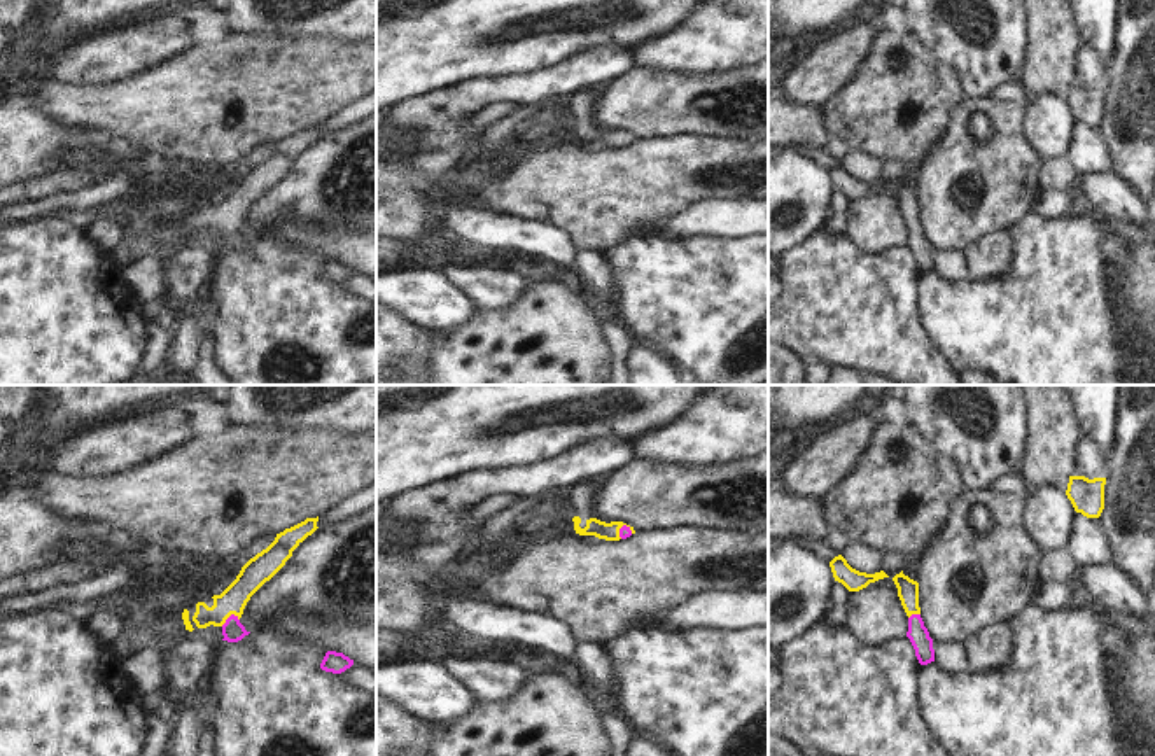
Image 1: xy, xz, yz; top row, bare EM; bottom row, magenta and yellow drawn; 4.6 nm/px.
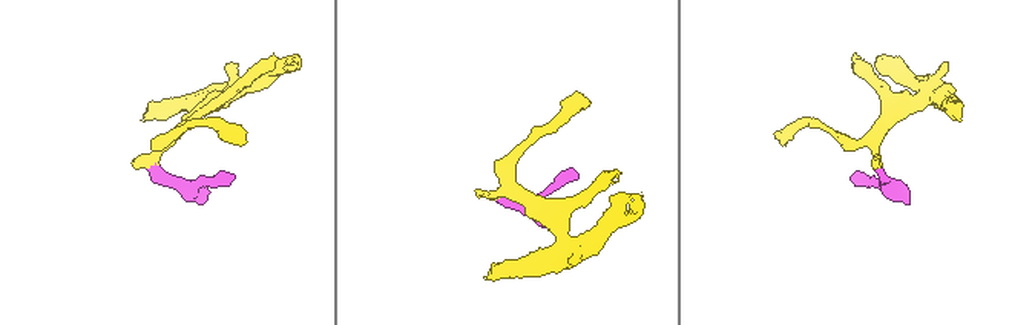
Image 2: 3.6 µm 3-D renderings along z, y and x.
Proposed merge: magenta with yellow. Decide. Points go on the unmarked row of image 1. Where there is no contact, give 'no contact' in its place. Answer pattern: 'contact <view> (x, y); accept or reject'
contact xy (230, 224); accept

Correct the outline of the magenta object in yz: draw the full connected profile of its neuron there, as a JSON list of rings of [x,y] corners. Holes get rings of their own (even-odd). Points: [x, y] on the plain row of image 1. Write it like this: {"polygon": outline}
{"polygon": [[[903,178],[896,182],[892,189],[898,196],[901,214],[908,224],[906,245],[910,247],[915,257],[919,271],[928,273],[934,270],[934,257],[933,257],[933,247],[929,245],[929,240],[920,226],[919,191],[905,184]]]}

